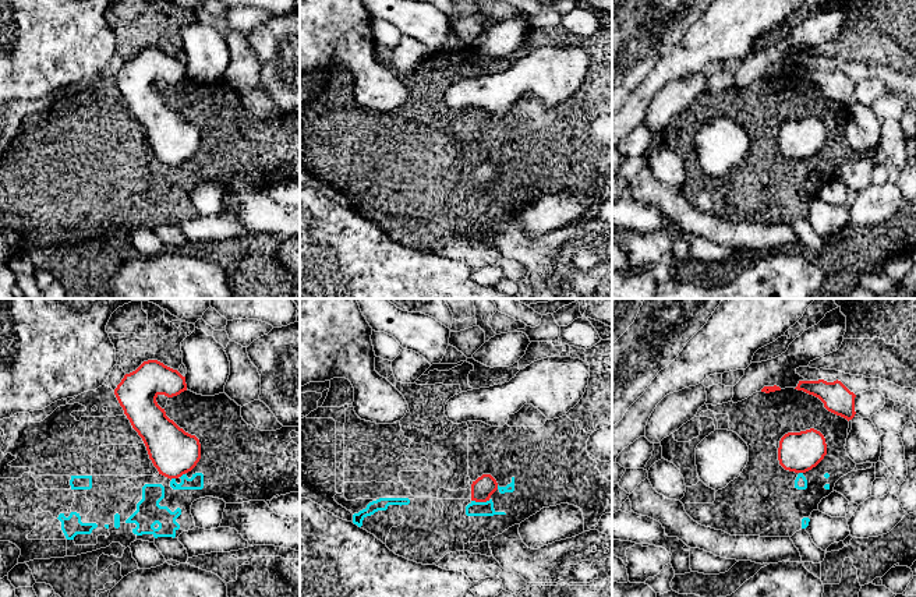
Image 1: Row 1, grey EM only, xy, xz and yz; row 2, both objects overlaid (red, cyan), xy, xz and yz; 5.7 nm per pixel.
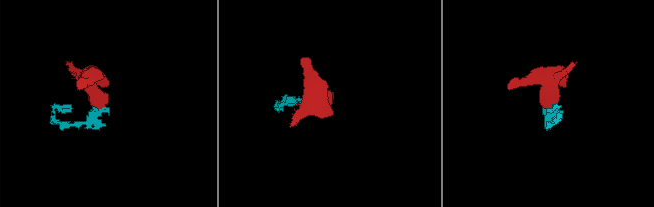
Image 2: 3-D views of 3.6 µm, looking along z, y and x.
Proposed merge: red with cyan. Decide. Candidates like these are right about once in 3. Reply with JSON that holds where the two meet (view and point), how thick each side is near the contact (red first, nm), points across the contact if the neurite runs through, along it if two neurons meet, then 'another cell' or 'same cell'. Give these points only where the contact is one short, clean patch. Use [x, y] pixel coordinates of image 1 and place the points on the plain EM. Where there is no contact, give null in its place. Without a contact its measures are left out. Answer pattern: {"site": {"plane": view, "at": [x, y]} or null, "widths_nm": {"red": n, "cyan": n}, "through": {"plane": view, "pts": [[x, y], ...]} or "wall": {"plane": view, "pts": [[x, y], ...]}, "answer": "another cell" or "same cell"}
{"site": {"plane": "xz", "at": [480, 189]}, "widths_nm": {"red": 130, "cyan": 80}, "wall": {"plane": "xz", "pts": [[490, 187], [471, 189]]}, "answer": "another cell"}

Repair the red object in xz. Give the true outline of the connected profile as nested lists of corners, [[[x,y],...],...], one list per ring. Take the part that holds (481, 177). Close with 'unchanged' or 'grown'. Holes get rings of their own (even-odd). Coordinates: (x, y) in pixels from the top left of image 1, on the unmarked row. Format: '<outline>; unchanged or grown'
[[[482,162],[471,172],[471,188],[487,190],[496,177],[496,167],[491,162]]]; unchanged

